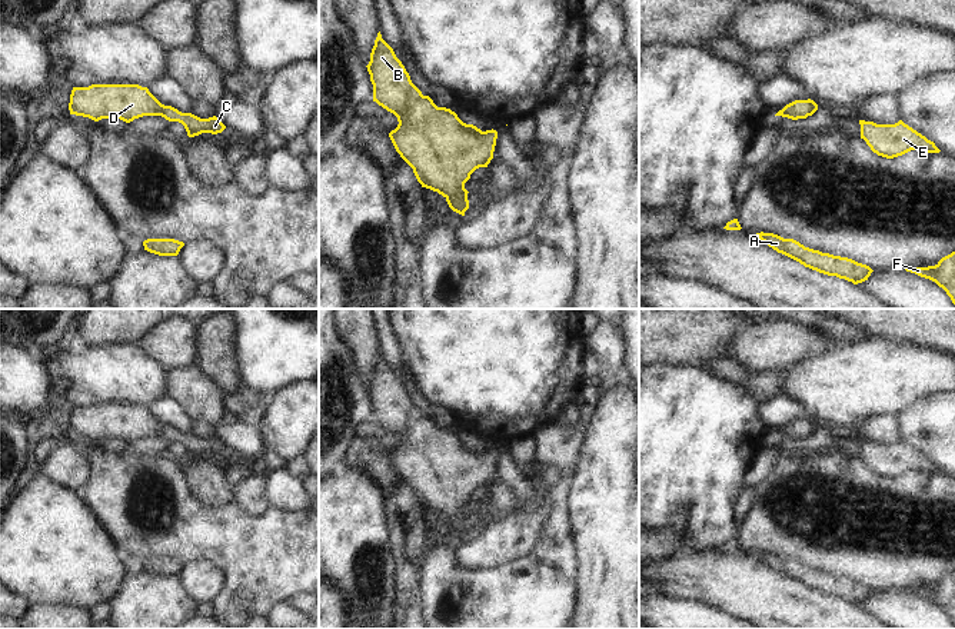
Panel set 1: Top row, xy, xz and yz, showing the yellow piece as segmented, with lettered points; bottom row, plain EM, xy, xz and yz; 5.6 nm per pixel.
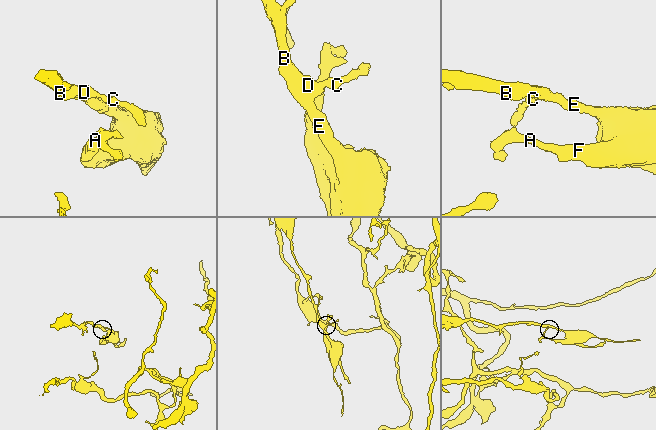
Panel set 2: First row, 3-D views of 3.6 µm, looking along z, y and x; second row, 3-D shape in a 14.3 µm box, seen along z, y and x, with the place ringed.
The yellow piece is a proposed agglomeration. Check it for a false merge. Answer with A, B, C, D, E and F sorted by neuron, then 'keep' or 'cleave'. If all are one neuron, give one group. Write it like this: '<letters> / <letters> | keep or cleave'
A B C D E F | keep

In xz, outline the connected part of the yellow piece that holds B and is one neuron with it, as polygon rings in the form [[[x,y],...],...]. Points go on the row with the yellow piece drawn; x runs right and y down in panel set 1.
[[[380,31],[366,67],[373,84],[373,101],[397,117],[397,127],[389,133],[396,152],[413,169],[422,187],[437,192],[453,212],[465,216],[469,209],[465,183],[476,169],[488,167],[493,159],[498,132],[482,132],[473,124],[466,124],[455,112],[437,107],[429,96],[423,96]]]

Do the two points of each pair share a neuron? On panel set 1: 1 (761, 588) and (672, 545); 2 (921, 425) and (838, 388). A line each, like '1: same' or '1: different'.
1: different
2: different

